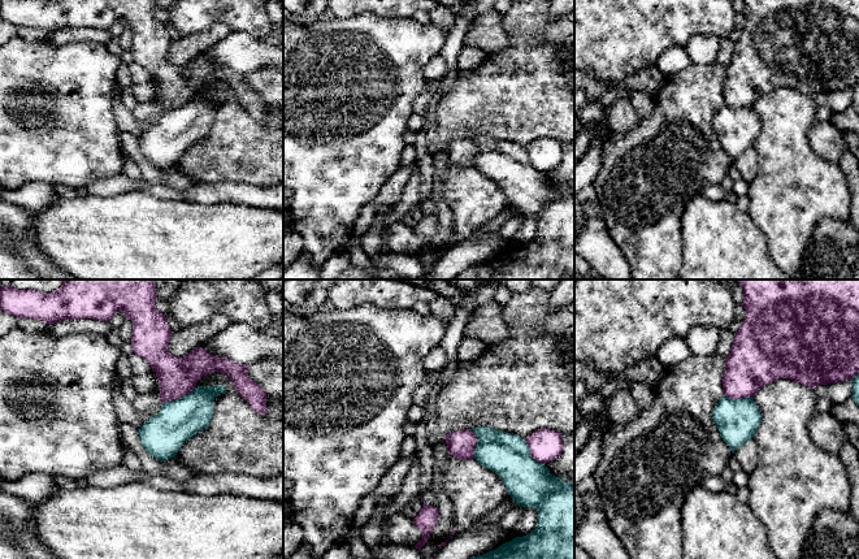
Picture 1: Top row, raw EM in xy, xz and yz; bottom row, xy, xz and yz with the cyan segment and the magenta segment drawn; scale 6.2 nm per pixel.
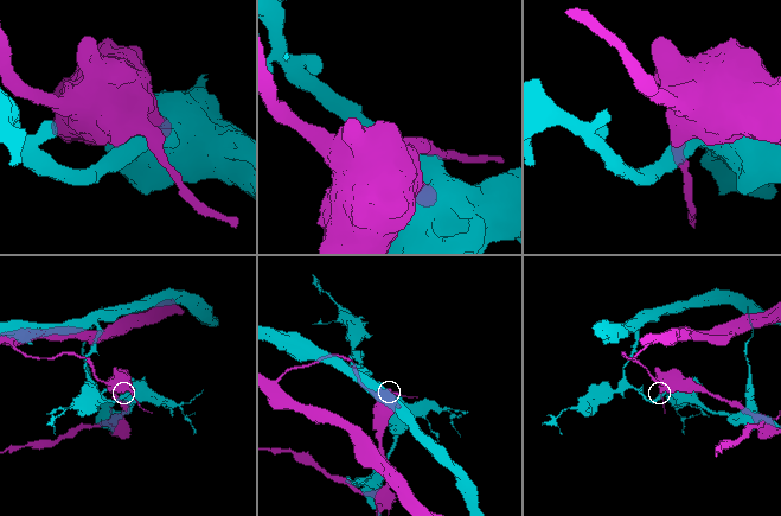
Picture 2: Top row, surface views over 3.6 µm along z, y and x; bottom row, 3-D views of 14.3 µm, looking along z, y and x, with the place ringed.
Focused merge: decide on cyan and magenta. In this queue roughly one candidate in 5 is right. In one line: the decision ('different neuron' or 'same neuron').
different neuron

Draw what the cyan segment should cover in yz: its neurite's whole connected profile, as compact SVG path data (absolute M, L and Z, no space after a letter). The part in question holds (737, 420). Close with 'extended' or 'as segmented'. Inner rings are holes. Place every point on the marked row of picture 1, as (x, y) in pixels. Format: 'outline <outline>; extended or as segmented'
outline M725 395L715 406L712 419L732 452L754 438L762 422L754 398L730 399Z; as segmented

